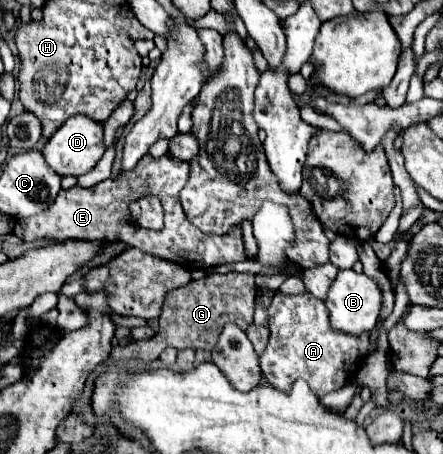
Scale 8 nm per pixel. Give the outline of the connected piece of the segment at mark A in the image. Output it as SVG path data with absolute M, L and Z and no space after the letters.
M276 292L268 308L268 328L270 340L260 356L260 366L266 380L278 390L290 390L298 378L304 378L318 396L340 390L354 376L352 366L364 362L370 348L370 332L352 336L334 330L324 302L310 292L300 296Z

